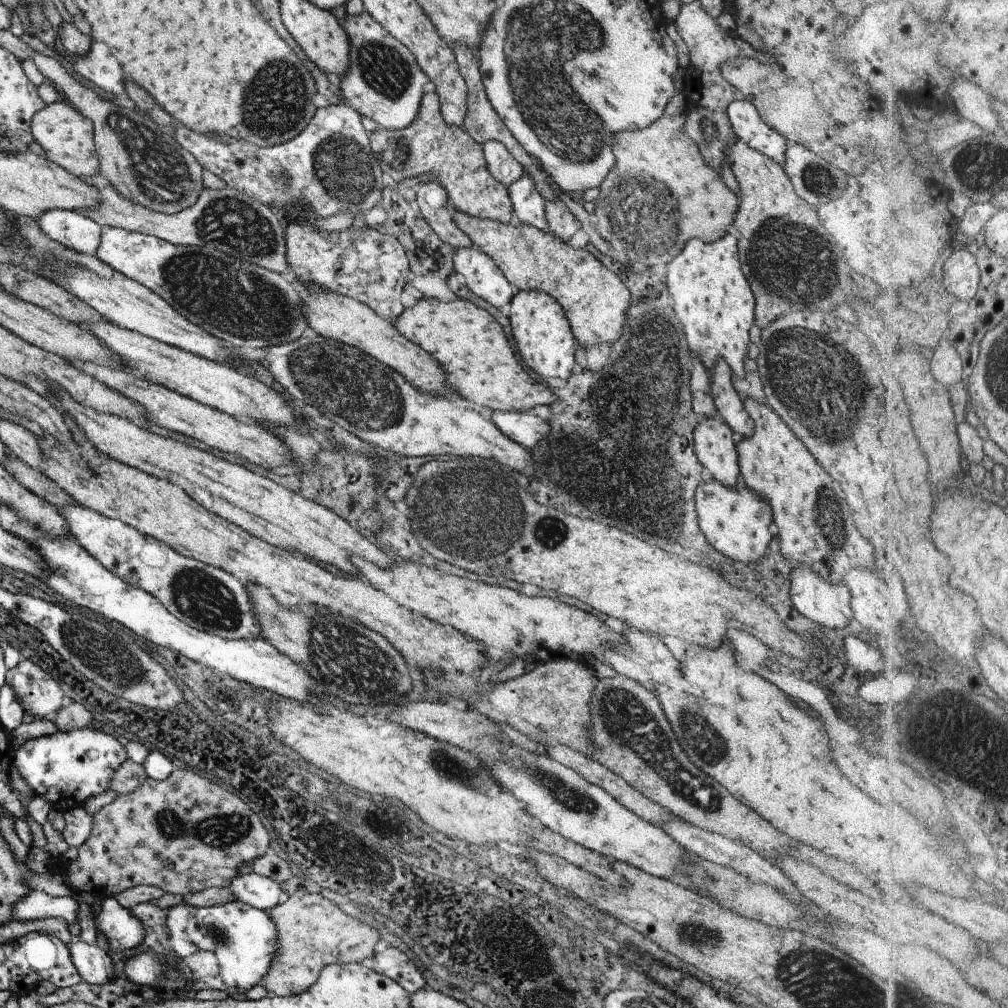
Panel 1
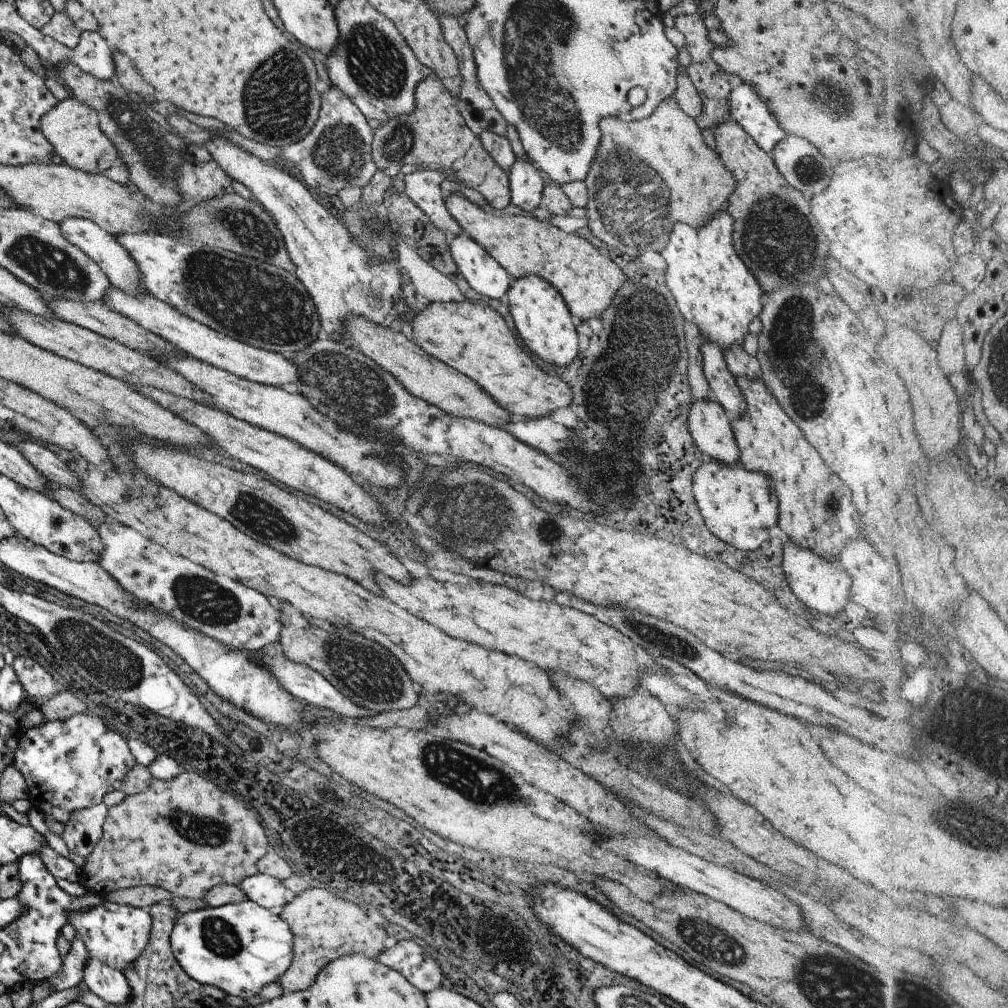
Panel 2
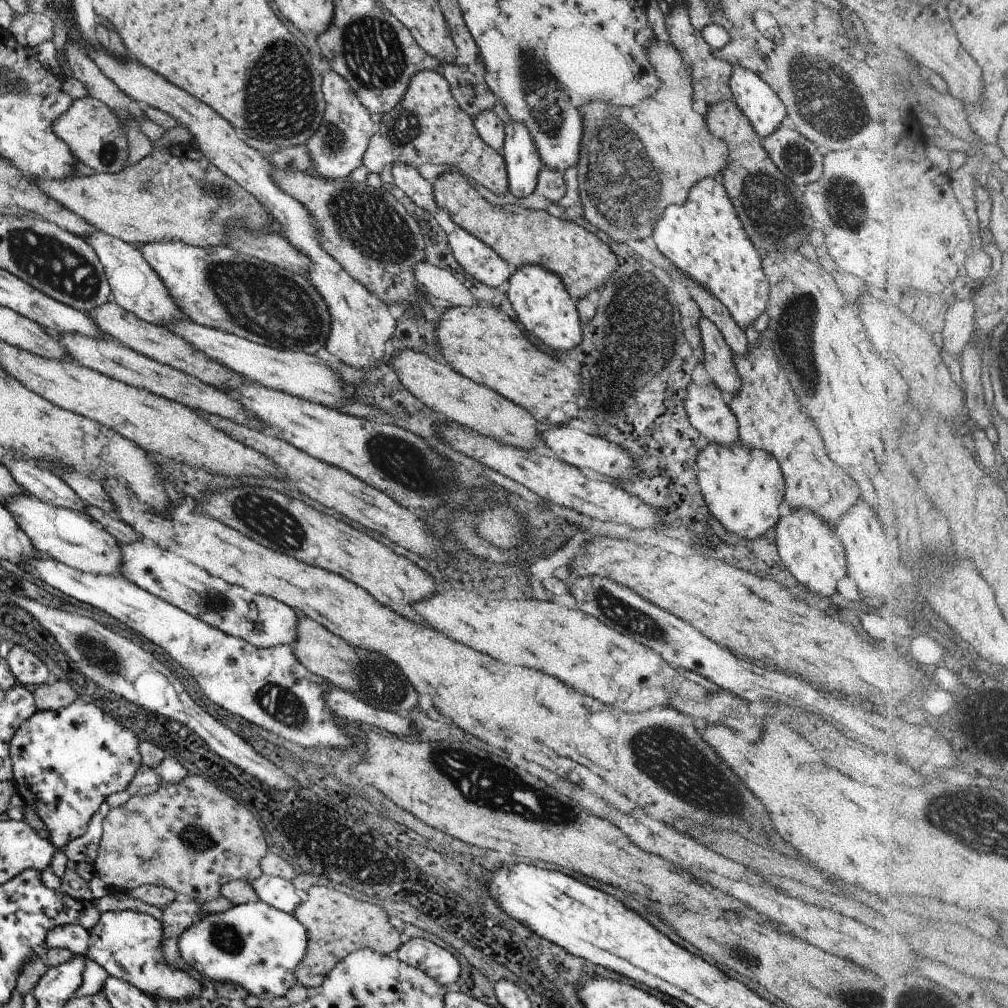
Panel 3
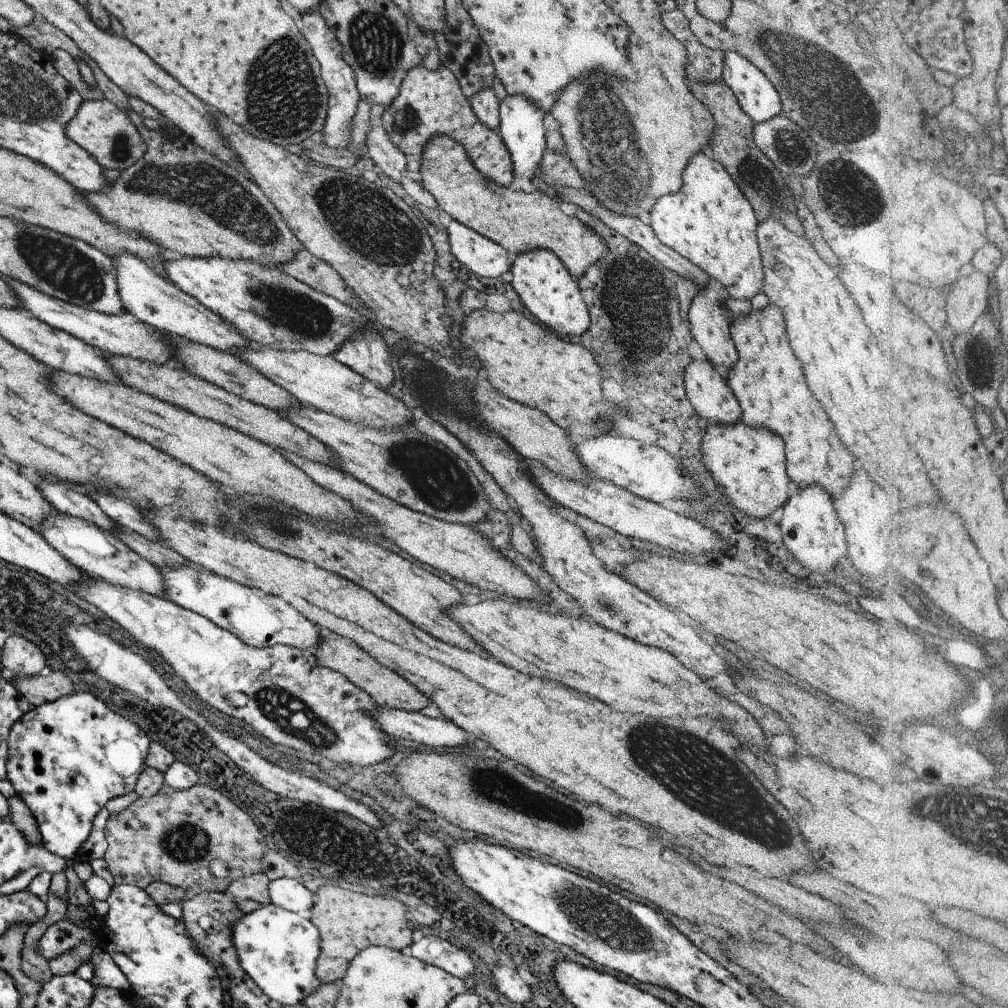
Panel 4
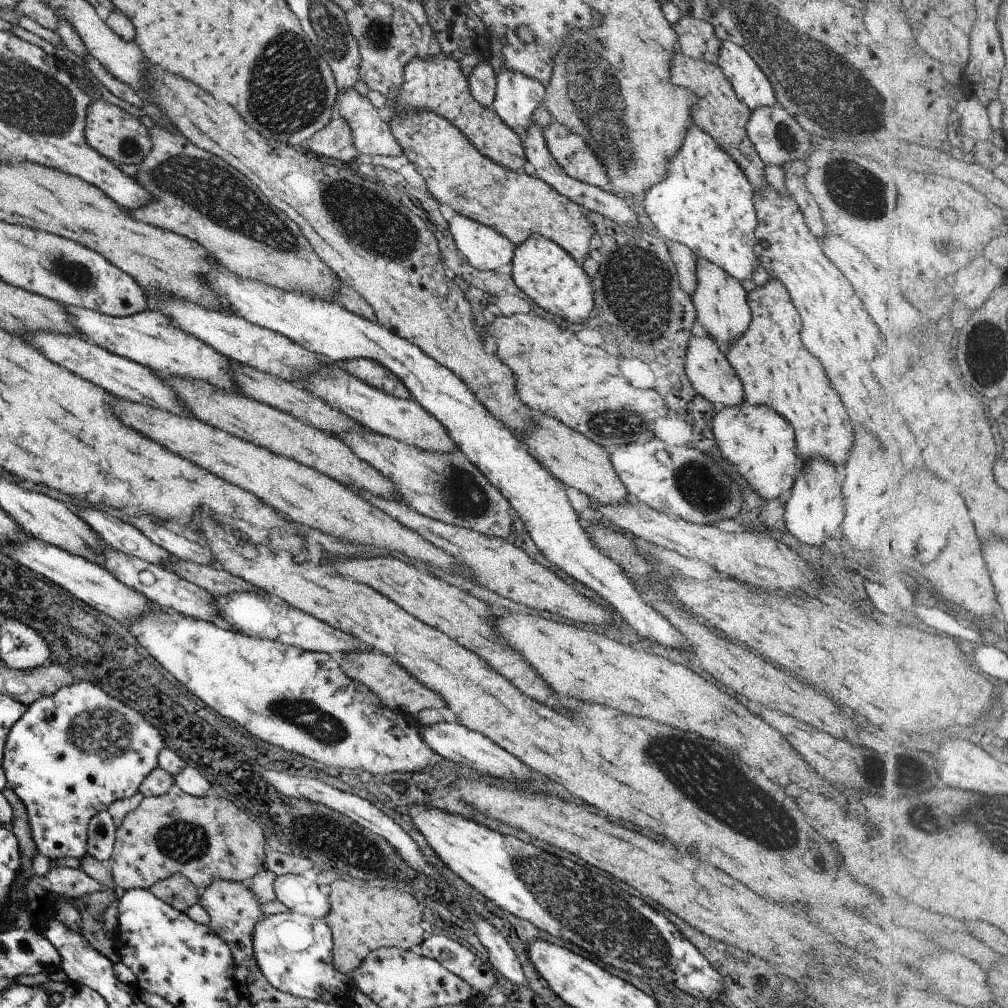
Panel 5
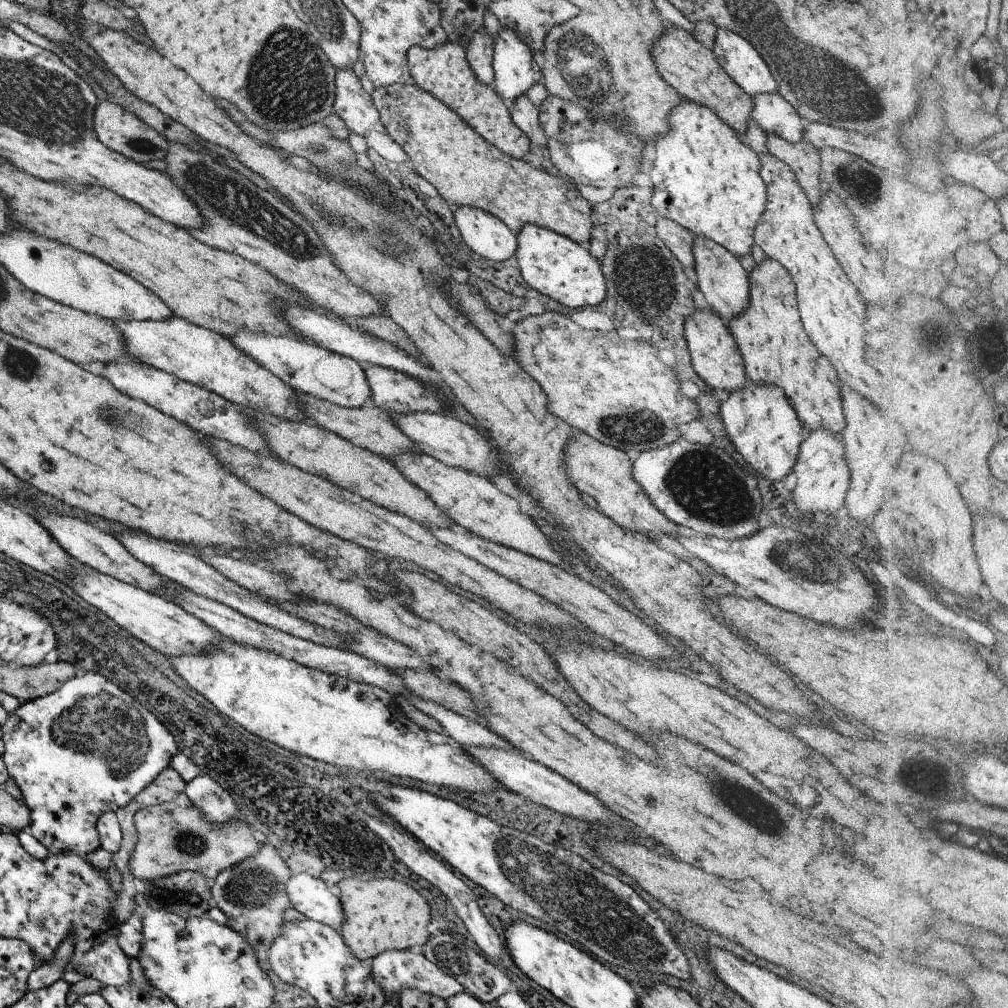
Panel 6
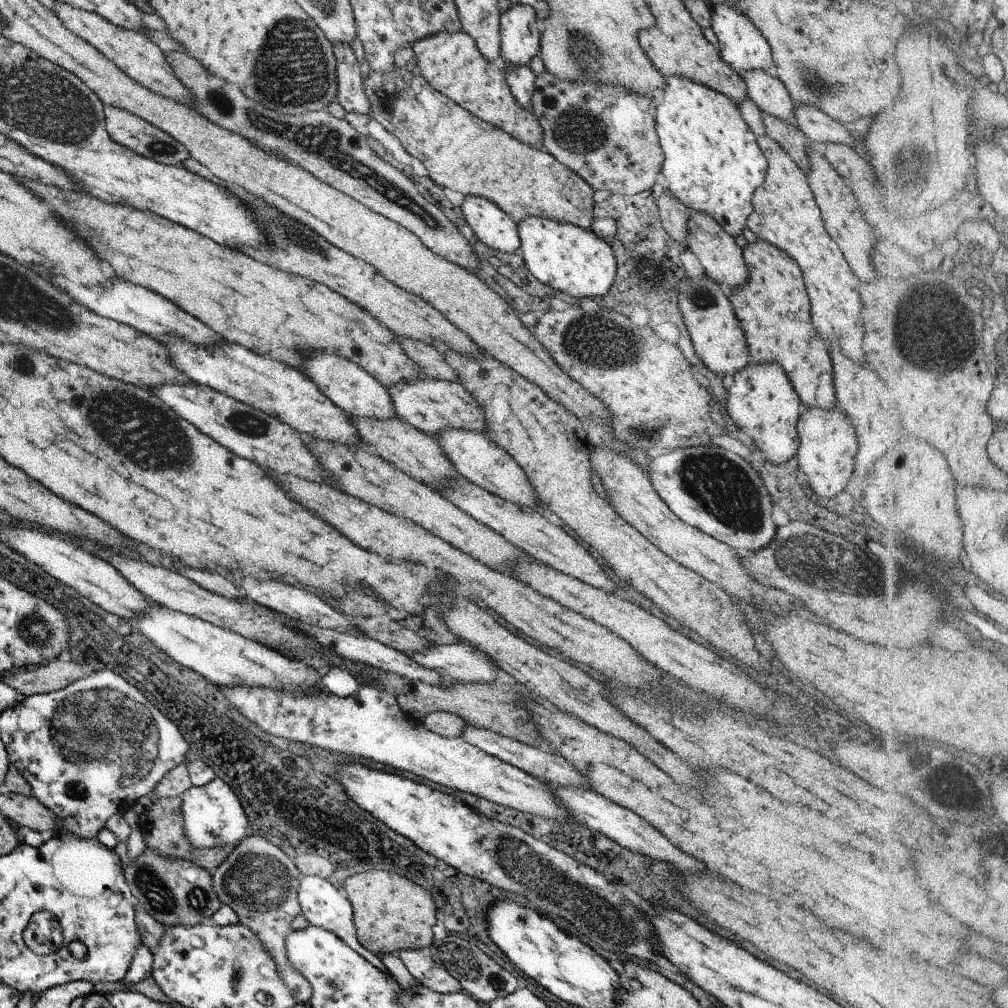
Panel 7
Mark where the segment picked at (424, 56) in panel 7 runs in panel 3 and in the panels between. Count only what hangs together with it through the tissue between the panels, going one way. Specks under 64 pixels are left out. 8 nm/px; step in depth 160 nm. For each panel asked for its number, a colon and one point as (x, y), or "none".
3: (426, 125)
4: (429, 103)
5: (437, 84)
6: (443, 72)

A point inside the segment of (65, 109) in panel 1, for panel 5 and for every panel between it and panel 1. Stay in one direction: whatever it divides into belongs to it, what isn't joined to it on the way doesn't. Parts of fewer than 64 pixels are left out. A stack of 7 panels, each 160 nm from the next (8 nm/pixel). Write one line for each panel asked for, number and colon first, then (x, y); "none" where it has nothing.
2: (71, 127)
3: (91, 131)
4: (107, 133)
5: (111, 131)

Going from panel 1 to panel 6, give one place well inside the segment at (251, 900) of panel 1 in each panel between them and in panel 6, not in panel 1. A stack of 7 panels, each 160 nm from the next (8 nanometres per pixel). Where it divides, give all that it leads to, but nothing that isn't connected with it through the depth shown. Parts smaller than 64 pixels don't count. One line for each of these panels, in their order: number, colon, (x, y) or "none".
2: (266, 891)
3: (279, 893)
4: (290, 894)
5: (301, 896)
6: (308, 895)

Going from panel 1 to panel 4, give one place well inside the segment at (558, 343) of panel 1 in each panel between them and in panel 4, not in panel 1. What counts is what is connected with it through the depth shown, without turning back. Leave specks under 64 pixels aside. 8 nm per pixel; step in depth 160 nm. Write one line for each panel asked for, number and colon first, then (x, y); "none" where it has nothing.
2: (541, 318)
3: (538, 297)
4: (545, 287)

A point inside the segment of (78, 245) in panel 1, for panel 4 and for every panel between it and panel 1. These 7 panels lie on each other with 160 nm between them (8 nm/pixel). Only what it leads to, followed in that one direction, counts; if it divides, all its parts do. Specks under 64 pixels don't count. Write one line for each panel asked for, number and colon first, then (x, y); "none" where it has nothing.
2: (121, 272)
3: (134, 286)
4: (157, 302)

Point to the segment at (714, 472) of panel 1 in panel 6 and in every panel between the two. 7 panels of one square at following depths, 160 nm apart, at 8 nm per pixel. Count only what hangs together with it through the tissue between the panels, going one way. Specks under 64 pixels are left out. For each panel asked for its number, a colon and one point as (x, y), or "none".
2: (709, 425)
3: (706, 411)
4: (707, 392)
5: (710, 374)
6: (714, 357)

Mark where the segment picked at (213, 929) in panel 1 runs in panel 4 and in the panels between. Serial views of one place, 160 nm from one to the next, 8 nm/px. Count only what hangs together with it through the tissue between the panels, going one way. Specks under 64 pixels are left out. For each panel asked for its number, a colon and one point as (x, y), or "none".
2: (239, 947)
3: (253, 945)
4: (278, 949)

